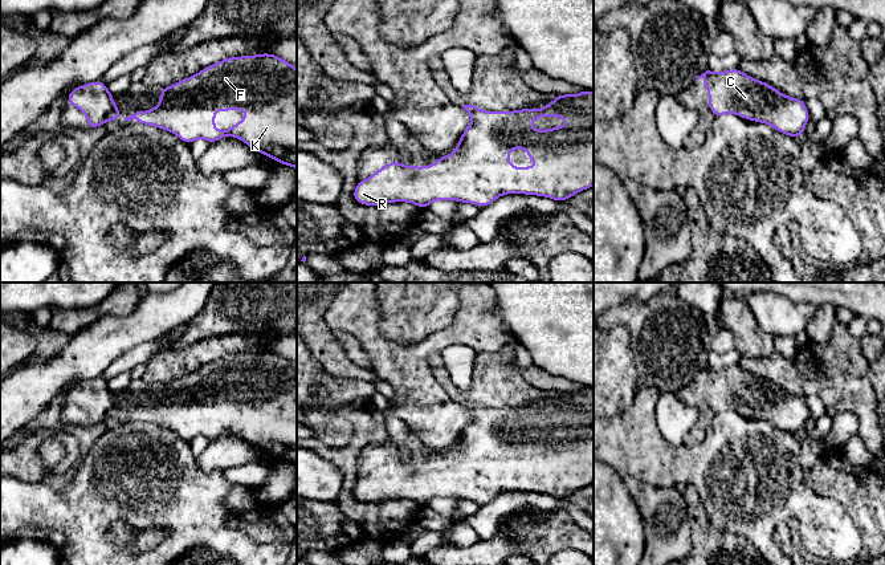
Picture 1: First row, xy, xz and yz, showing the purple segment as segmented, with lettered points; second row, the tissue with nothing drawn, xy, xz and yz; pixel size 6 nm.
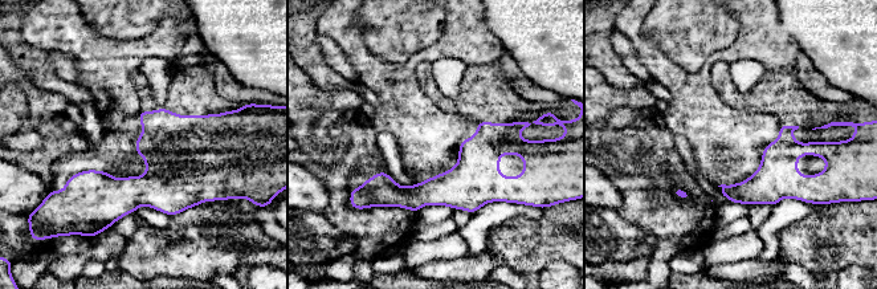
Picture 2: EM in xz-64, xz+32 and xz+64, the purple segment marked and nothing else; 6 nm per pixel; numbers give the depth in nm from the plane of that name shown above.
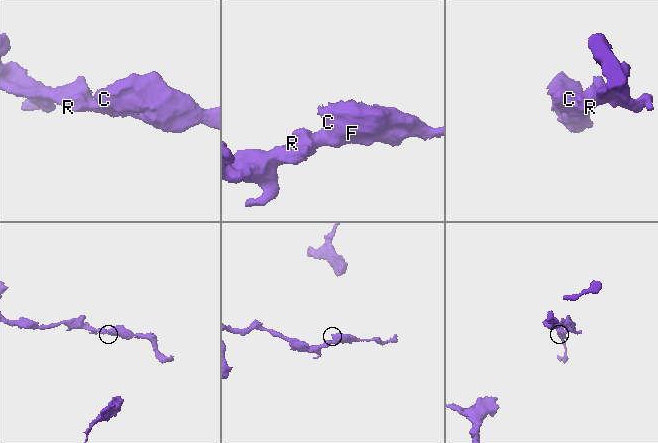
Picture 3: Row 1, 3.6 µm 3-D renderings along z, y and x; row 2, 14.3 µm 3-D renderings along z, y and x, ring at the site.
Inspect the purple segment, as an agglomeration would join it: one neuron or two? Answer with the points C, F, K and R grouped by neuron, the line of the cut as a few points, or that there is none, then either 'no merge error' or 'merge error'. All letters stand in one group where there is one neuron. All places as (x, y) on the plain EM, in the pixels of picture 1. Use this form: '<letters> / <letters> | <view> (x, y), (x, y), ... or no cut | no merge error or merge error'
C F K R | no cut | no merge error

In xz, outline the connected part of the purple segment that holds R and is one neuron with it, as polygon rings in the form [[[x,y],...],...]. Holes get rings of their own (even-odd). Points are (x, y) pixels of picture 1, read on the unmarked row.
[[[583,386],[575,394],[555,390],[554,393],[558,395],[542,406],[486,408],[474,402],[464,402],[472,422],[464,427],[454,448],[435,456],[432,464],[403,463],[397,456],[391,458],[368,476],[359,476],[352,496],[371,504],[407,499],[424,507],[433,497],[457,497],[484,505],[506,491],[566,499],[594,483],[594,390]],[[539,414],[567,414],[568,419],[563,424],[533,427],[530,419]],[[511,446],[526,446],[527,455],[539,463],[513,464],[509,459]]]

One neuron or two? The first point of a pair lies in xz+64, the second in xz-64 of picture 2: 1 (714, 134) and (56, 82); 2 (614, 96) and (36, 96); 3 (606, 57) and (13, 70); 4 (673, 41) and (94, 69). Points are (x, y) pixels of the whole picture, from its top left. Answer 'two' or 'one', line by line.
1: two
2: one
3: two
4: two

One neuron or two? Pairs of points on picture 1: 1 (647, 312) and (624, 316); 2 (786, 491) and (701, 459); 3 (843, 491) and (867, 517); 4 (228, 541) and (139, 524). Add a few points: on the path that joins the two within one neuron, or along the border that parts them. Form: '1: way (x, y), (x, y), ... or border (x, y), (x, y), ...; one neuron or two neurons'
1: way (641, 316), (629, 316); one neuron
2: way (765, 484), (750, 482), (738, 470), (722, 468); one neuron
3: way (849, 498), (863, 511); one neuron
4: way (206, 529), (196, 520), (162, 520); one neuron

